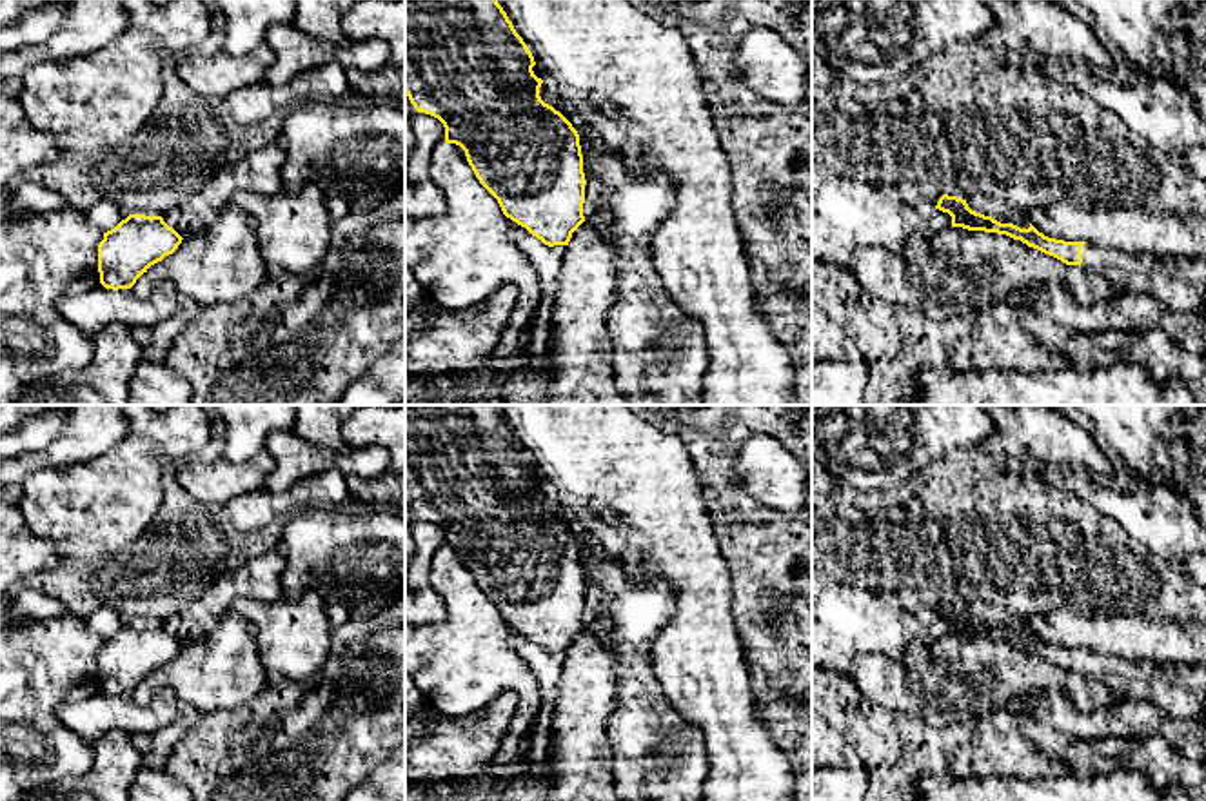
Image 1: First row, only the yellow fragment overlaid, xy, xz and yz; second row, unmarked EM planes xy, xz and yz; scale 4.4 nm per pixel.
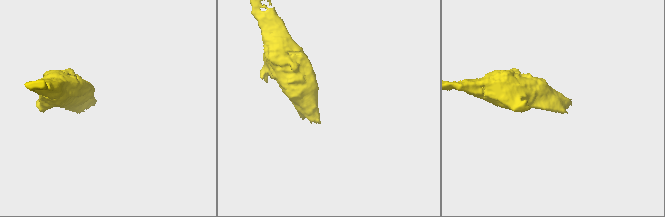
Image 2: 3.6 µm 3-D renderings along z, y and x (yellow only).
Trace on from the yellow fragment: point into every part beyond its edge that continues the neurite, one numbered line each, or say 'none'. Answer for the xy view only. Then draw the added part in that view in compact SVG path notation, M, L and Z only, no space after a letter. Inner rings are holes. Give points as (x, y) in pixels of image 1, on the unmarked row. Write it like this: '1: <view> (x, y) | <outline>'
none

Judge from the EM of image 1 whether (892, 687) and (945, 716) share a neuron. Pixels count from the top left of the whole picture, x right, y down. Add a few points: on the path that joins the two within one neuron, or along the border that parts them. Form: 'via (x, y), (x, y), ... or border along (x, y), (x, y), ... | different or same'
via (905, 696), (918, 709), (932, 714) | same

